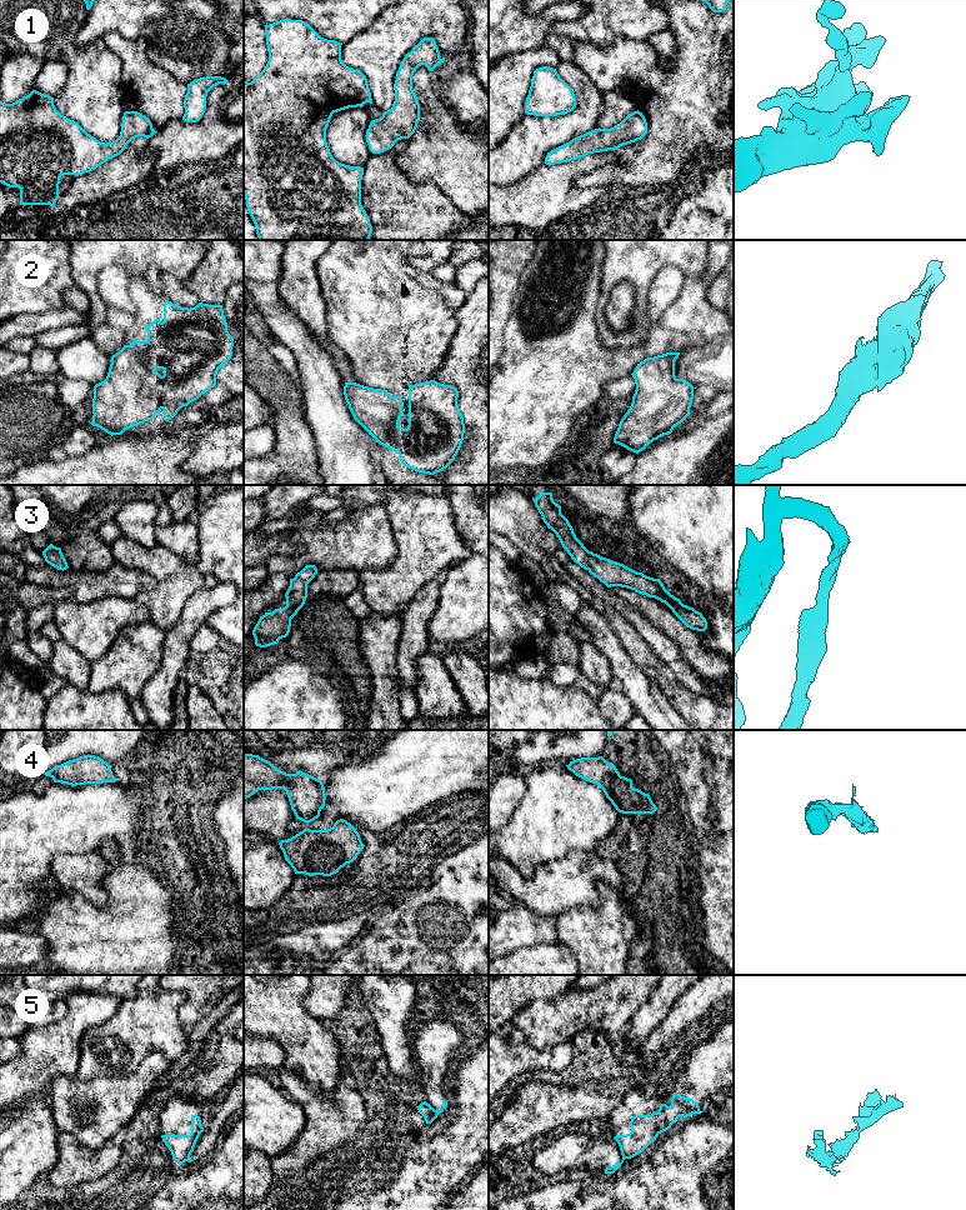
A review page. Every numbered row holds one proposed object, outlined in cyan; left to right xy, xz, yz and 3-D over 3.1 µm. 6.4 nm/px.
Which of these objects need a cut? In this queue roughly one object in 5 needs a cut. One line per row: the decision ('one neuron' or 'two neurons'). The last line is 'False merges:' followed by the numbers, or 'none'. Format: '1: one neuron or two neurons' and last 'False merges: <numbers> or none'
1: one neuron
2: one neuron
3: one neuron
4: one neuron
5: two neurons
False merges: 5

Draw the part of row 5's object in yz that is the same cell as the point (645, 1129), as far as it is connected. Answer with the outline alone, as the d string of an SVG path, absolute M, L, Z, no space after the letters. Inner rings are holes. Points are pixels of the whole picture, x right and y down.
M674 1094L671 1105L659 1104L657 1112L651 1115L635 1115L631 1118L631 1132L626 1135L616 1135L621 1155L631 1159L642 1152L656 1138L669 1130L680 1116L687 1118L692 1114L700 1114L700 1106L692 1099Z

